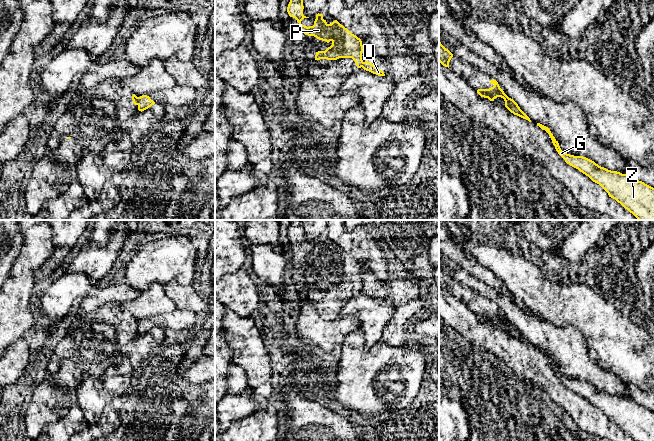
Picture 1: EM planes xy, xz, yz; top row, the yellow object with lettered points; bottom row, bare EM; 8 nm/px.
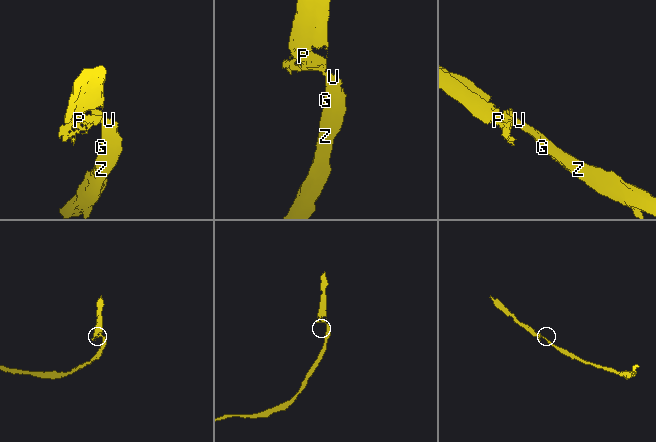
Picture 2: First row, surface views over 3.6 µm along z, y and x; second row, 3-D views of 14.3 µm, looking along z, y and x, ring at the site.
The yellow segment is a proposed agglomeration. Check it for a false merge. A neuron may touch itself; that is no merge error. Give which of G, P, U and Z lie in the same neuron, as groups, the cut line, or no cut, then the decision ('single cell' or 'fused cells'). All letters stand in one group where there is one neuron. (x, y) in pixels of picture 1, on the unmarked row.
G U Z / P; cut in yz along (508, 321), (505, 326); fused cells

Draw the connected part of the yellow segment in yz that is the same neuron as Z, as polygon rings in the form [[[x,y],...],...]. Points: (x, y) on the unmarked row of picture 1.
[[[537,347],[537,350],[549,358],[556,375],[567,388],[599,408],[609,421],[615,423],[635,441],[654,441],[653,411],[637,404],[632,399],[601,391],[586,381],[565,377],[548,351],[540,347]]]

